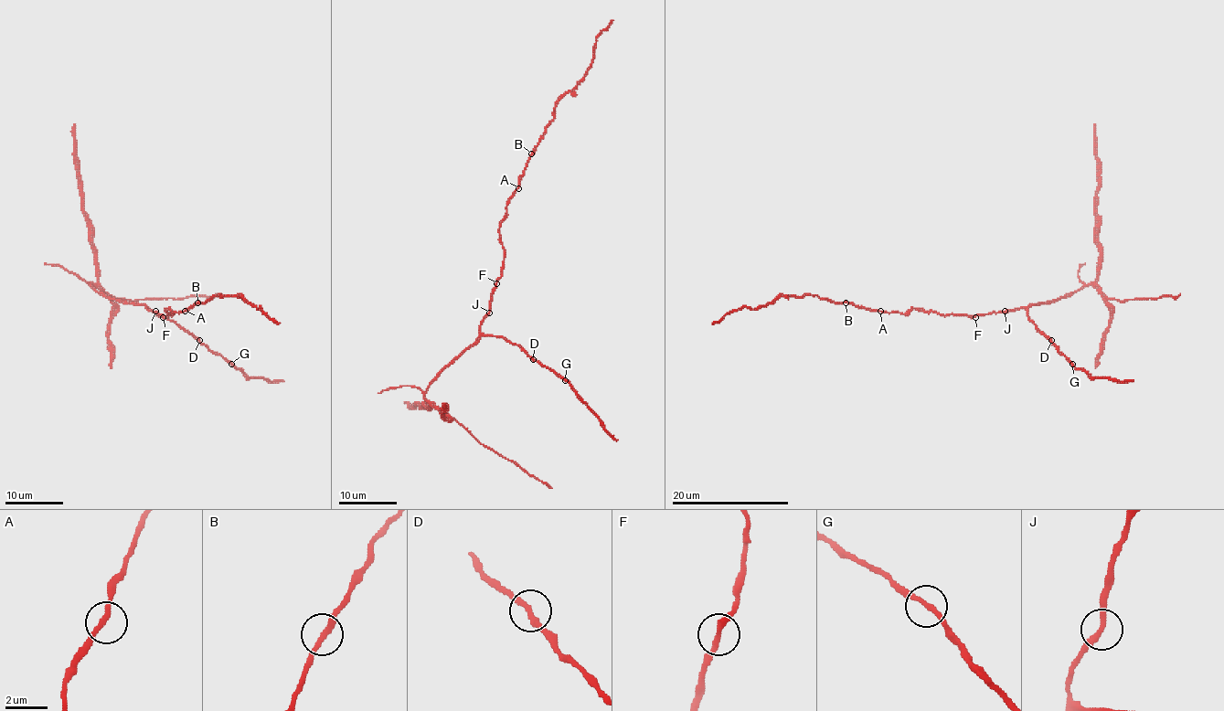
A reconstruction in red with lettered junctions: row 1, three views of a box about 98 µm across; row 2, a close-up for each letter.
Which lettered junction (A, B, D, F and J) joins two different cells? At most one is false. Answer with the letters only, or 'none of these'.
none of these

